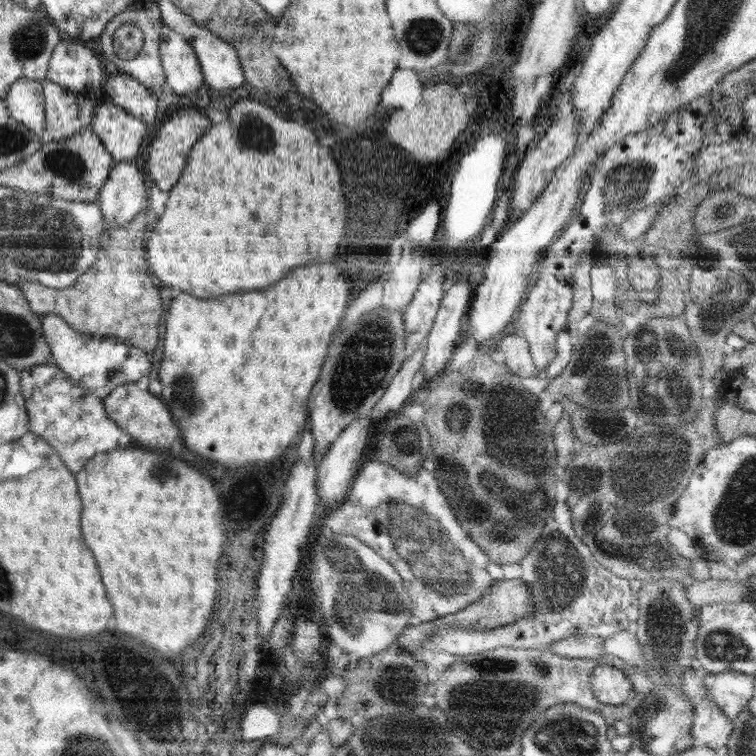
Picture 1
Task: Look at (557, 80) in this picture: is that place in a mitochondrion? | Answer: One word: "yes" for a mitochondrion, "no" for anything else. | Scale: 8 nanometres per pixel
no

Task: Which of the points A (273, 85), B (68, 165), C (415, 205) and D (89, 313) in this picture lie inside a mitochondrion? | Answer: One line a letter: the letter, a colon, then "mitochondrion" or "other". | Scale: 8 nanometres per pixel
A: other
B: mitochondrion
C: other
D: other

